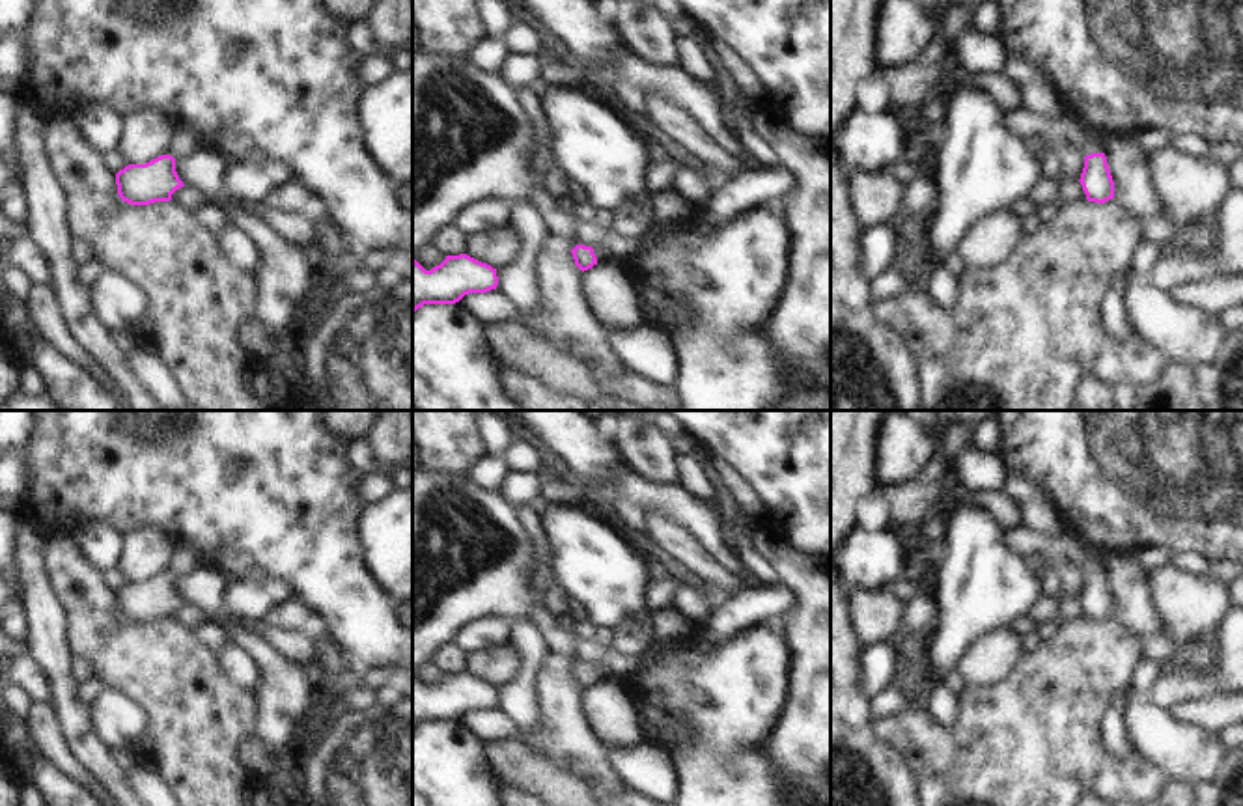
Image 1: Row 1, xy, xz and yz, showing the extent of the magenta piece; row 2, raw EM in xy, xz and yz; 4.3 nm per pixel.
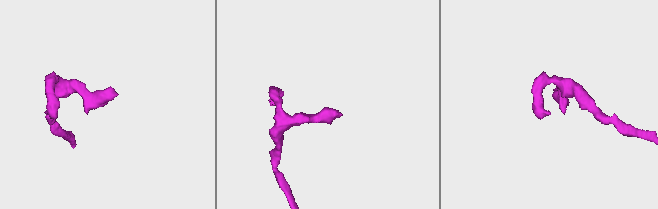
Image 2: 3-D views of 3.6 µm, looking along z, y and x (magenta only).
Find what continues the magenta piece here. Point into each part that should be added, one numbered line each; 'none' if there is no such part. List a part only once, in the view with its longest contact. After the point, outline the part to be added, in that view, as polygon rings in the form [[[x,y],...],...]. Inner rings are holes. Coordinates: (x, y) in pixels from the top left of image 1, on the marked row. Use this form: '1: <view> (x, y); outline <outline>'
1: yz (1055, 135); outline [[[1013,106],[1010,108],[1008,129],[1012,134],[1023,142],[1036,142],[1045,151],[1060,153],[1068,147],[1079,147],[1082,155],[1105,153],[1105,146],[1090,140],[1081,129],[1081,121],[1069,112],[1062,112],[1058,118],[1036,118],[1023,116]]]

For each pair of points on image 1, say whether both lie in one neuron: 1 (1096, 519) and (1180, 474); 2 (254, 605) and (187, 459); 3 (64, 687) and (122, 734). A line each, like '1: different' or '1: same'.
1: same
2: different
3: different

